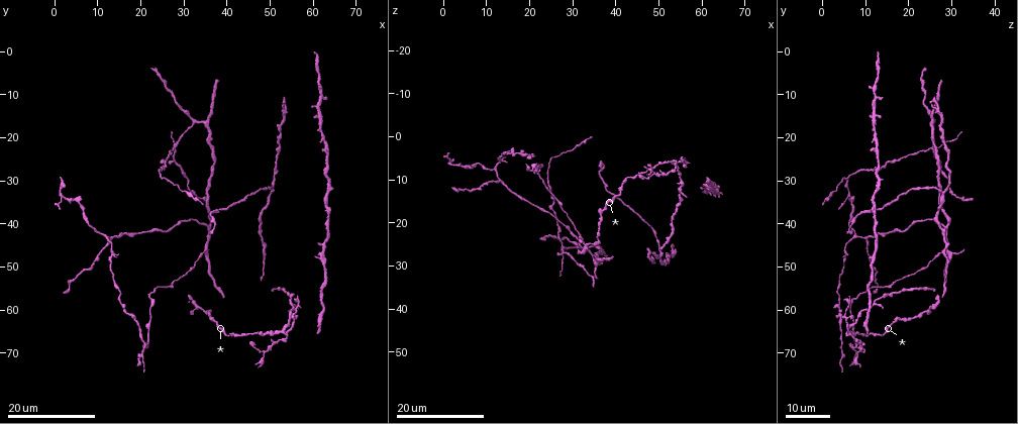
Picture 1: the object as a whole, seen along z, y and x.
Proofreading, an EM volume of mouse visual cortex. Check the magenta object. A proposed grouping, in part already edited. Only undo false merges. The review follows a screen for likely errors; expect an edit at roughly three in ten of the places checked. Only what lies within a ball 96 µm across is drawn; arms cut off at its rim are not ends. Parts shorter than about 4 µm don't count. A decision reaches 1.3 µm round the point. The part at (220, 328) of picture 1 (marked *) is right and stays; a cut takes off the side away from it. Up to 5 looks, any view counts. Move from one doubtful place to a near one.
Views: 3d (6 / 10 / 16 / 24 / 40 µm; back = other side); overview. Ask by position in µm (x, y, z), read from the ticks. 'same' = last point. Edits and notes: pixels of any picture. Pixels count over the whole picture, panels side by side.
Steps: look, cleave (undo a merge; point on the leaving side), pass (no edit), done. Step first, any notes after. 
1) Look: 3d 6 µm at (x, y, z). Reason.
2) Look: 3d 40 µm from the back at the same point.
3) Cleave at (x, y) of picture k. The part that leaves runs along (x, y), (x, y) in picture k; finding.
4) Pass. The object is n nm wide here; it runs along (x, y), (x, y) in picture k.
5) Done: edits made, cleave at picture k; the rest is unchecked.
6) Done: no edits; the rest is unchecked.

Look: 3d 24 µm at (19.0, 63.0, 4.5). Sudden change in width.

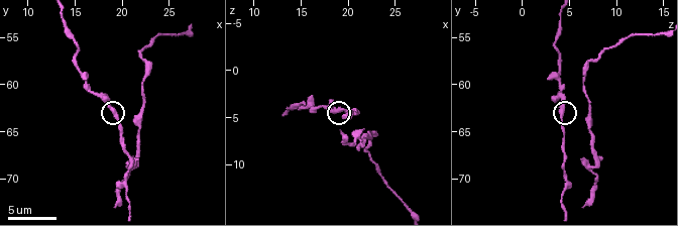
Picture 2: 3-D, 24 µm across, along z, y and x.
Look: 3d 10 µm at (19.2, 63.0, 4.2). Zoom in.

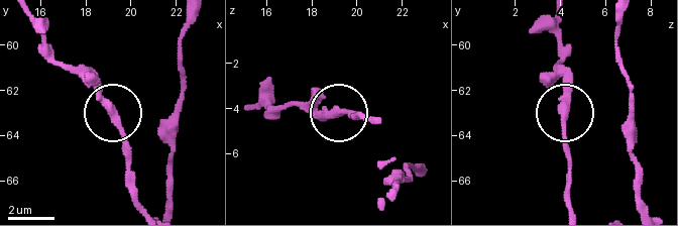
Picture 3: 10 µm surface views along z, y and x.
Pass. It runs along (29, 19), (48, 54), (78, 72), (111, 112), (134, 186) in picture 3; continuous, no second cell.

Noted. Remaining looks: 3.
Look: 3d 24 µm at (12.5, 44.0, 10.5).

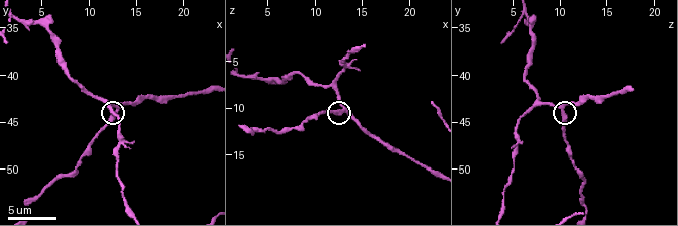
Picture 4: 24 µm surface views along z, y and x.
Look: 3d 10 µm at (13.0, 44.0, 10.2).

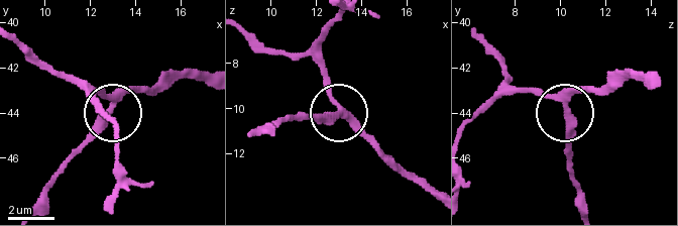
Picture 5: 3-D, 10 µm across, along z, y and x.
Pass. 3 arms meet here; it runs along (433, 194), (404, 175), (345, 118), (296, 116) in picture 5; continuous, no second cell.

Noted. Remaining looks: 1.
Done: no edits; the rest is unchecked.

